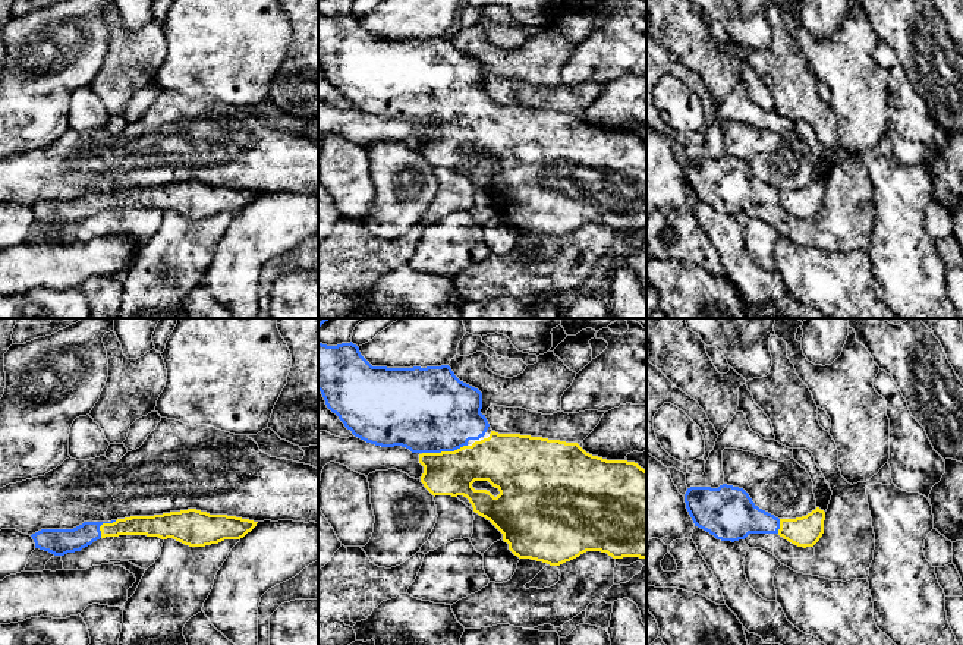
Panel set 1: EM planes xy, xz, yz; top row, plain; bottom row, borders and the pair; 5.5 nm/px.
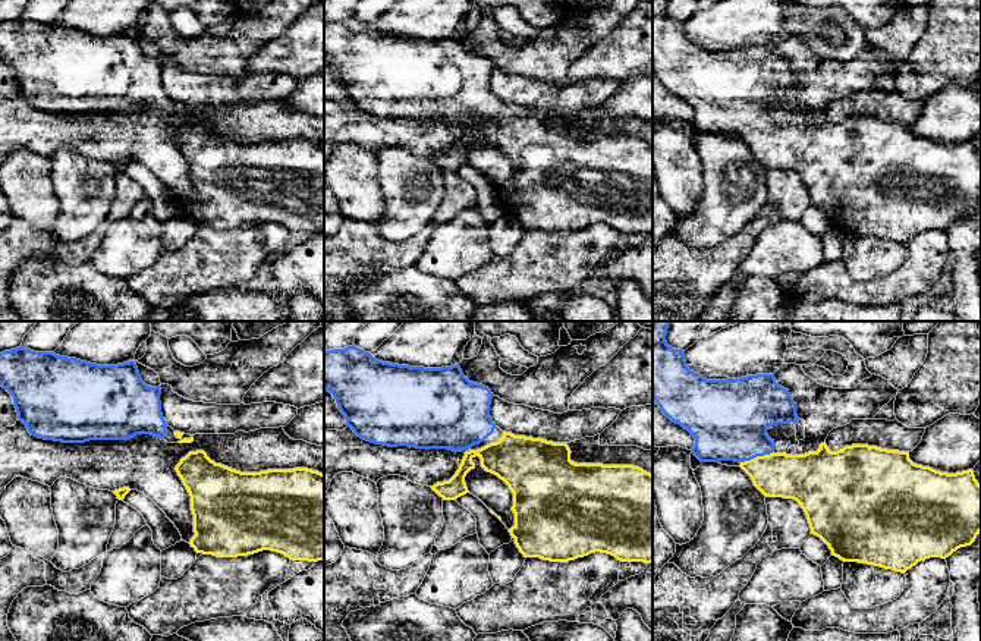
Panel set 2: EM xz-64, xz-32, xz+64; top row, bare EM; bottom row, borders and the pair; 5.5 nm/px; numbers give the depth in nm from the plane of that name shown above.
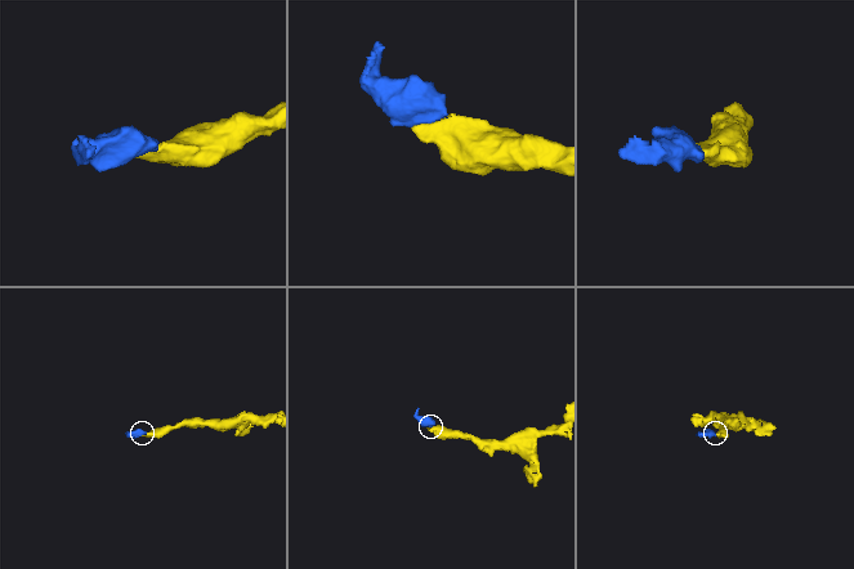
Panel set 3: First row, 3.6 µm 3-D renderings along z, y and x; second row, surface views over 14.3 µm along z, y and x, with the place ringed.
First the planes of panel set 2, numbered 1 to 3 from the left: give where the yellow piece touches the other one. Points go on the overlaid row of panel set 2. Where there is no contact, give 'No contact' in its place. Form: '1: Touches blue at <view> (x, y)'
1: No contact
2: No contact
3: Touches blue at xz+64 (755, 456)

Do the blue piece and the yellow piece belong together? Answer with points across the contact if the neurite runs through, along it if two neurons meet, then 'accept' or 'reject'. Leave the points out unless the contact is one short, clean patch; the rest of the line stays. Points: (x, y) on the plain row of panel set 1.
across xz (428, 81), (440, 98), (444, 122), (452, 145) | accept

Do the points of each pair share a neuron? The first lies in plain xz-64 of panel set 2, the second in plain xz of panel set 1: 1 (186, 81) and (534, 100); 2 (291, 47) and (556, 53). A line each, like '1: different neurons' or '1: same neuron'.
1: same neuron
2: different neurons

